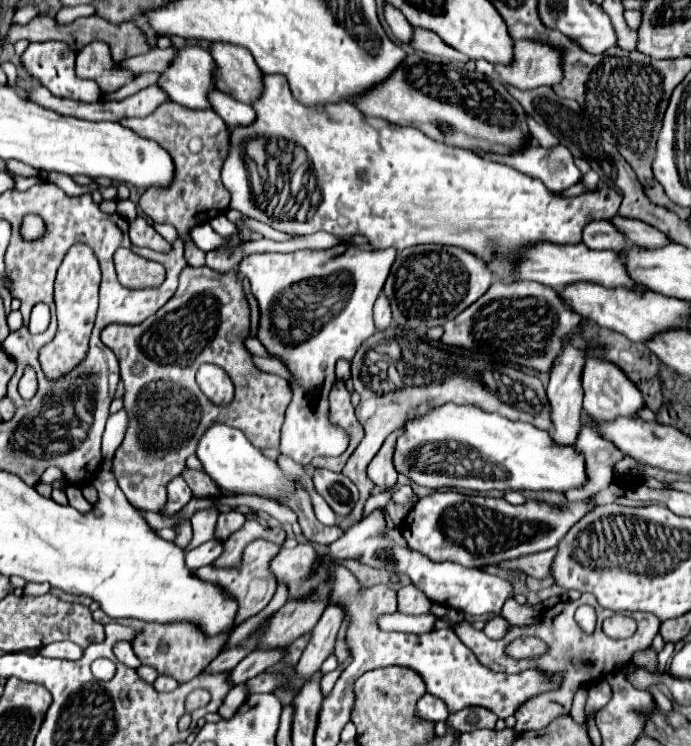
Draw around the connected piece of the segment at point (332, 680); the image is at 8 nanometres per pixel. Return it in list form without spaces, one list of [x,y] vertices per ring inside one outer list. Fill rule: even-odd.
[[[350,658],[344,662],[344,666],[338,666],[338,670],[336,670],[336,672],[330,672],[330,674],[326,674],[326,676],[320,680],[320,682],[322,682],[322,684],[320,684],[320,686],[322,686],[320,690],[322,690],[322,694],[324,694],[324,696],[328,696],[328,694],[332,692],[334,684],[336,684],[336,680],[338,680],[338,676],[340,676],[340,670],[344,670],[344,668],[348,666],[348,662],[350,662]]]

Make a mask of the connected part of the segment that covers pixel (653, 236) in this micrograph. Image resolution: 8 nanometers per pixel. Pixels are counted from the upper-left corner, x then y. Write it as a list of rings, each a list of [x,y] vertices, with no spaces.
[[[614,216],[612,222],[626,234],[626,238],[634,246],[656,248],[656,246],[664,246],[664,242],[672,242],[672,238],[664,238],[664,234],[660,234],[660,230],[656,230],[654,226],[648,226],[646,222],[640,222],[640,220]]]

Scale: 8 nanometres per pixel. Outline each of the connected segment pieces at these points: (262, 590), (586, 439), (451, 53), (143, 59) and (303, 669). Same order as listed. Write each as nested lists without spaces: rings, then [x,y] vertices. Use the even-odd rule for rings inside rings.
[[[256,540],[252,542],[252,546],[248,546],[244,550],[244,558],[242,564],[236,568],[212,568],[212,566],[202,566],[196,570],[198,578],[202,580],[210,580],[210,582],[218,582],[222,588],[226,588],[236,600],[238,600],[238,616],[236,616],[236,624],[258,614],[274,596],[276,590],[276,578],[272,576],[272,572],[268,570],[268,562],[272,560],[272,556],[278,552],[278,546],[274,546],[272,542],[266,540]]]
[[[582,410],[580,420],[582,420],[582,428],[580,428],[580,434],[576,440],[576,448],[582,450],[586,456],[588,482],[584,488],[574,488],[564,494],[570,502],[586,500],[586,498],[594,496],[596,492],[604,490],[614,480],[616,462],[620,462],[620,458],[624,458],[622,450],[616,450],[616,446],[612,446],[612,442],[608,442],[606,438],[600,438],[600,434],[596,434],[596,430],[592,430],[592,426],[588,426],[588,414],[584,414],[584,410]]]
[[[414,28],[414,36],[412,36],[410,46],[420,50],[420,52],[440,56],[446,60],[456,60],[456,62],[468,62],[470,60],[466,54],[452,50],[452,46],[448,46],[438,34],[434,34],[432,30],[424,30],[424,28]]]
[[[176,46],[170,48],[152,48],[148,54],[132,56],[124,62],[118,62],[118,68],[122,70],[132,70],[132,74],[142,74],[142,72],[164,72],[168,64],[174,62],[178,50]]]
[[[330,606],[320,616],[320,622],[312,628],[310,642],[304,648],[300,662],[296,664],[296,676],[302,678],[304,684],[310,682],[312,676],[320,672],[322,662],[334,654],[334,644],[342,620],[344,620],[344,610],[338,606]]]

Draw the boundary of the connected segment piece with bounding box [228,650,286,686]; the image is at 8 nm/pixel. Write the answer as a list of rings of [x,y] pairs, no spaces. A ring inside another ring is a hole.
[[[256,650],[256,652],[250,652],[236,668],[230,670],[228,674],[228,680],[238,686],[238,684],[244,684],[246,680],[262,674],[264,670],[268,670],[270,666],[274,666],[282,656],[284,656],[286,650],[270,650],[270,652],[262,652],[262,650]]]

